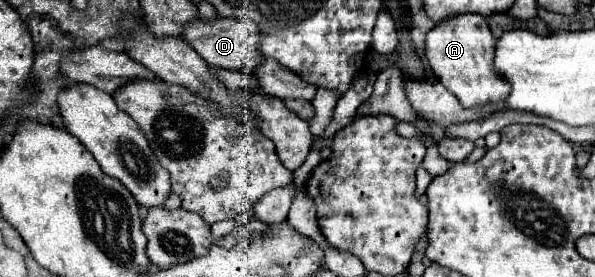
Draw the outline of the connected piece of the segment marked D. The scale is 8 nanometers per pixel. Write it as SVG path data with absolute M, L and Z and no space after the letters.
M216 19L216 21L194 21L194 25L186 25L186 33L182 39L210 65L222 67L230 71L244 71L250 73L260 61L258 53L258 27L254 21L236 21L236 19Z

